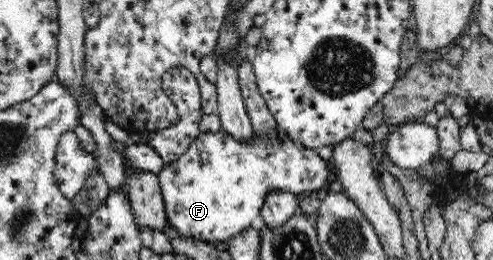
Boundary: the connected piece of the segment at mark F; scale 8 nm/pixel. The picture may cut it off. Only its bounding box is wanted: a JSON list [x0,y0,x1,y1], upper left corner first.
[158,131,332,244]

